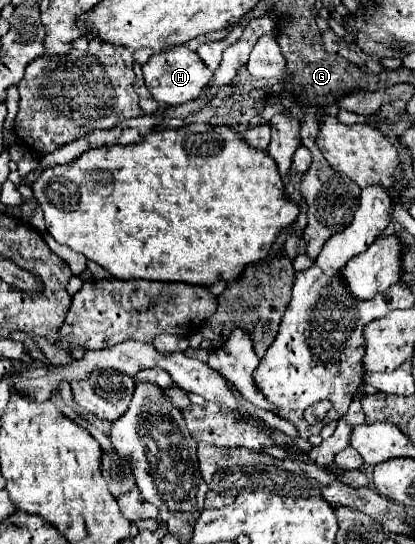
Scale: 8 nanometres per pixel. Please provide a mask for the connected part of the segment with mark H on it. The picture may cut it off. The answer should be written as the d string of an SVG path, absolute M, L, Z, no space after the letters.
M186 45L154 53L152 59L146 65L142 65L142 71L144 71L144 83L146 83L148 91L152 93L152 99L156 99L158 103L164 103L164 105L180 105L180 103L198 99L202 95L204 87L212 79L212 71Z

